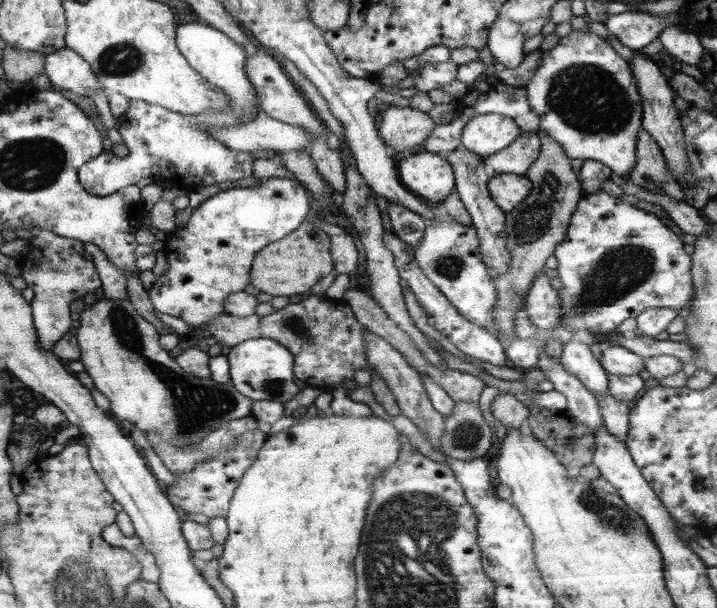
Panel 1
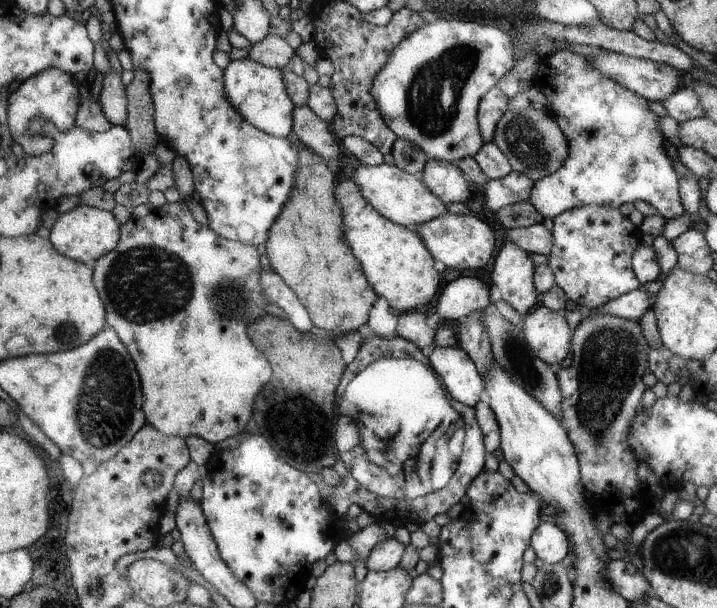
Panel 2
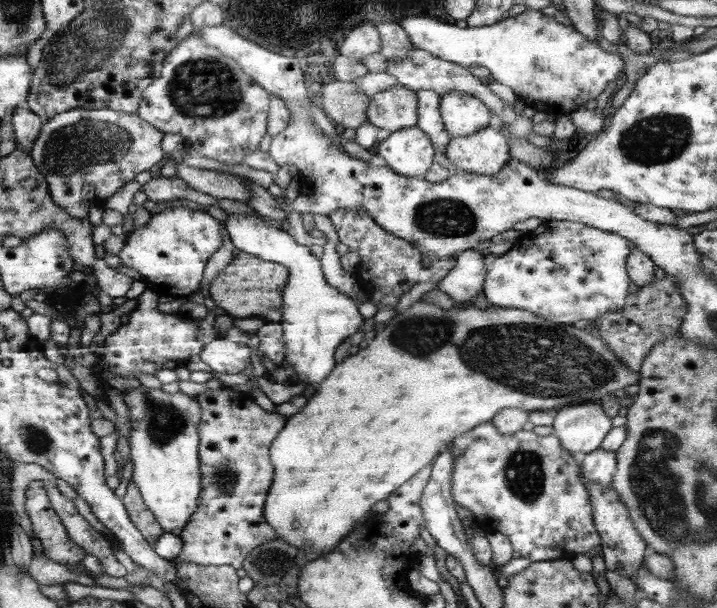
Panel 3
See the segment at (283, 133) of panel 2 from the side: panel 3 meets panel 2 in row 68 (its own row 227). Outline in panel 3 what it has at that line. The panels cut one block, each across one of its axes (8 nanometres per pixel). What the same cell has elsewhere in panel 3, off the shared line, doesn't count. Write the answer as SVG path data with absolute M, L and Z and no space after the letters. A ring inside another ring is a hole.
M240 213L228 214L224 226L228 231L232 244L238 250L251 254L256 258L277 262L288 267L290 271L289 280L283 293L283 320L280 322L285 334L284 348L286 348L286 353L284 353L284 361L288 361L296 376L306 386L313 385L316 387L320 385L320 382L324 382L337 366L334 359L336 349L349 338L350 334L357 332L360 324L365 320L359 310L359 304L332 288L324 278L320 259L311 253L311 247L296 242L287 230L285 231L282 227L265 223L258 215Z

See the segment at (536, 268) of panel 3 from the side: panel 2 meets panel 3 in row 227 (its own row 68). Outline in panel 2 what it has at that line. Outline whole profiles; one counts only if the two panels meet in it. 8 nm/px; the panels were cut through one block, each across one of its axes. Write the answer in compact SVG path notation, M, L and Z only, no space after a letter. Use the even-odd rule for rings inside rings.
M568 49L556 50L548 56L540 57L534 85L548 101L549 108L544 112L555 117L570 142L570 155L563 166L554 174L534 181L532 187L529 201L547 222L563 212L589 204L620 208L622 204L635 204L638 200L654 206L666 220L674 220L686 214L688 210L680 192L681 182L674 172L672 160L666 154L664 136L656 122L658 116L648 108L646 98L624 88L607 73L600 72L600 68L596 68L588 56Z

